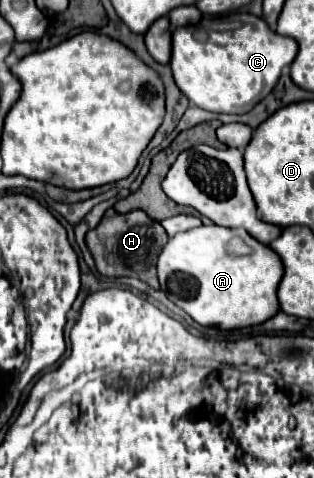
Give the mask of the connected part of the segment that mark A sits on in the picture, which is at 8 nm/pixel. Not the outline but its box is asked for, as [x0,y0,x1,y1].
[157,225,283,329]

